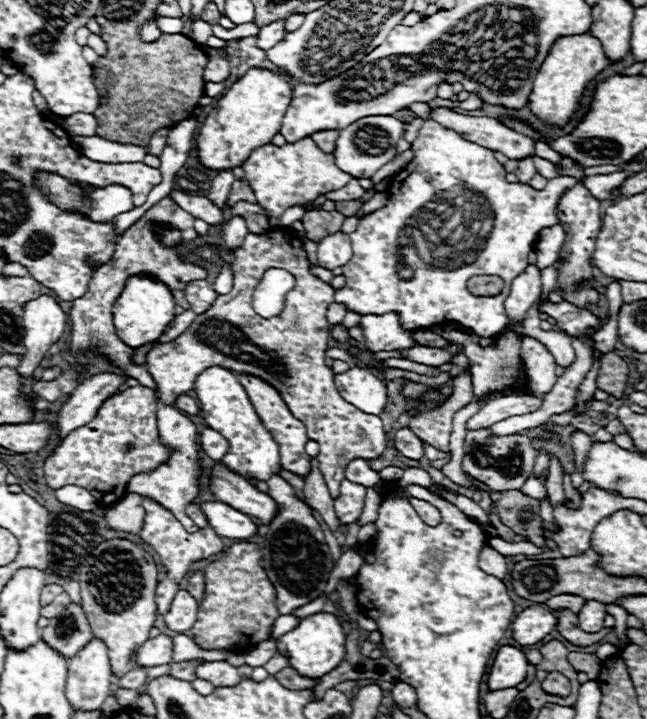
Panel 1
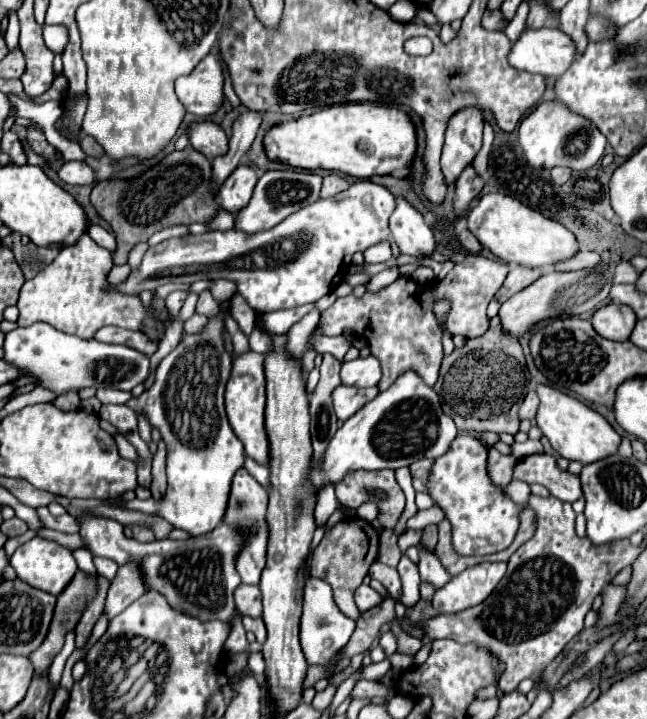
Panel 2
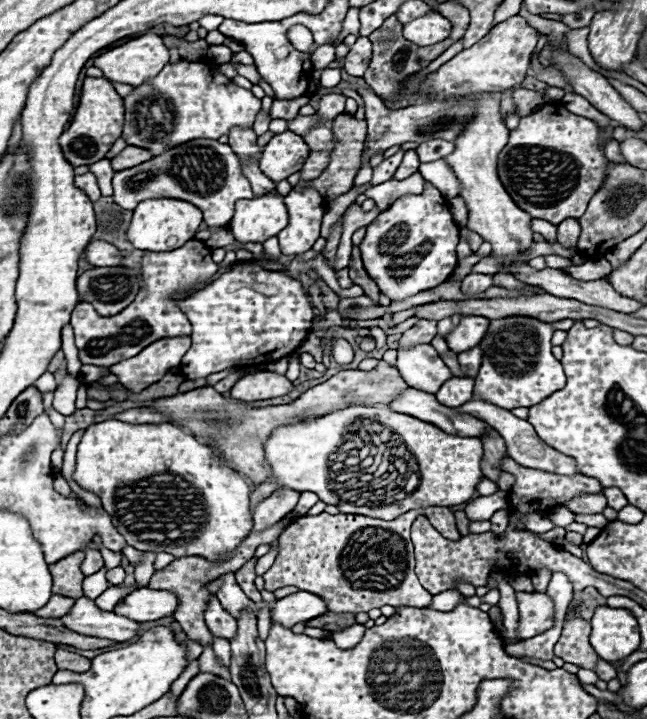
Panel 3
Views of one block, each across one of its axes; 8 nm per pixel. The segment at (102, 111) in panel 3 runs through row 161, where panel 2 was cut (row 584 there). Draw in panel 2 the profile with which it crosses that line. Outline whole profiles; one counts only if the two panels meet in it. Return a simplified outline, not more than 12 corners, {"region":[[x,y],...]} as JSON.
{"region":[[78,570],[58,594],[42,646],[28,656],[34,674],[50,670],[66,634],[98,594],[98,572]]}

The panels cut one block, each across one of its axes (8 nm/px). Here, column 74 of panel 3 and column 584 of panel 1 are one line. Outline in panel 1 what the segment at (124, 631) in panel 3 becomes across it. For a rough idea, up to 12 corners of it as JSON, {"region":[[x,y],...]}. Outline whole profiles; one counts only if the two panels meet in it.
{"region":[[586,600],[578,626],[586,632],[602,630],[604,606]]}

